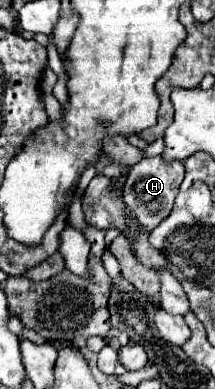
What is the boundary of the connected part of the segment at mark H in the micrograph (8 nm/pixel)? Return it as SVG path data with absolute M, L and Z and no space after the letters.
M160 157L142 159L130 169L128 179L124 183L124 201L126 201L126 207L140 221L140 225L144 225L148 231L158 227L170 215L182 177L184 177L184 165L180 161L164 163Z

